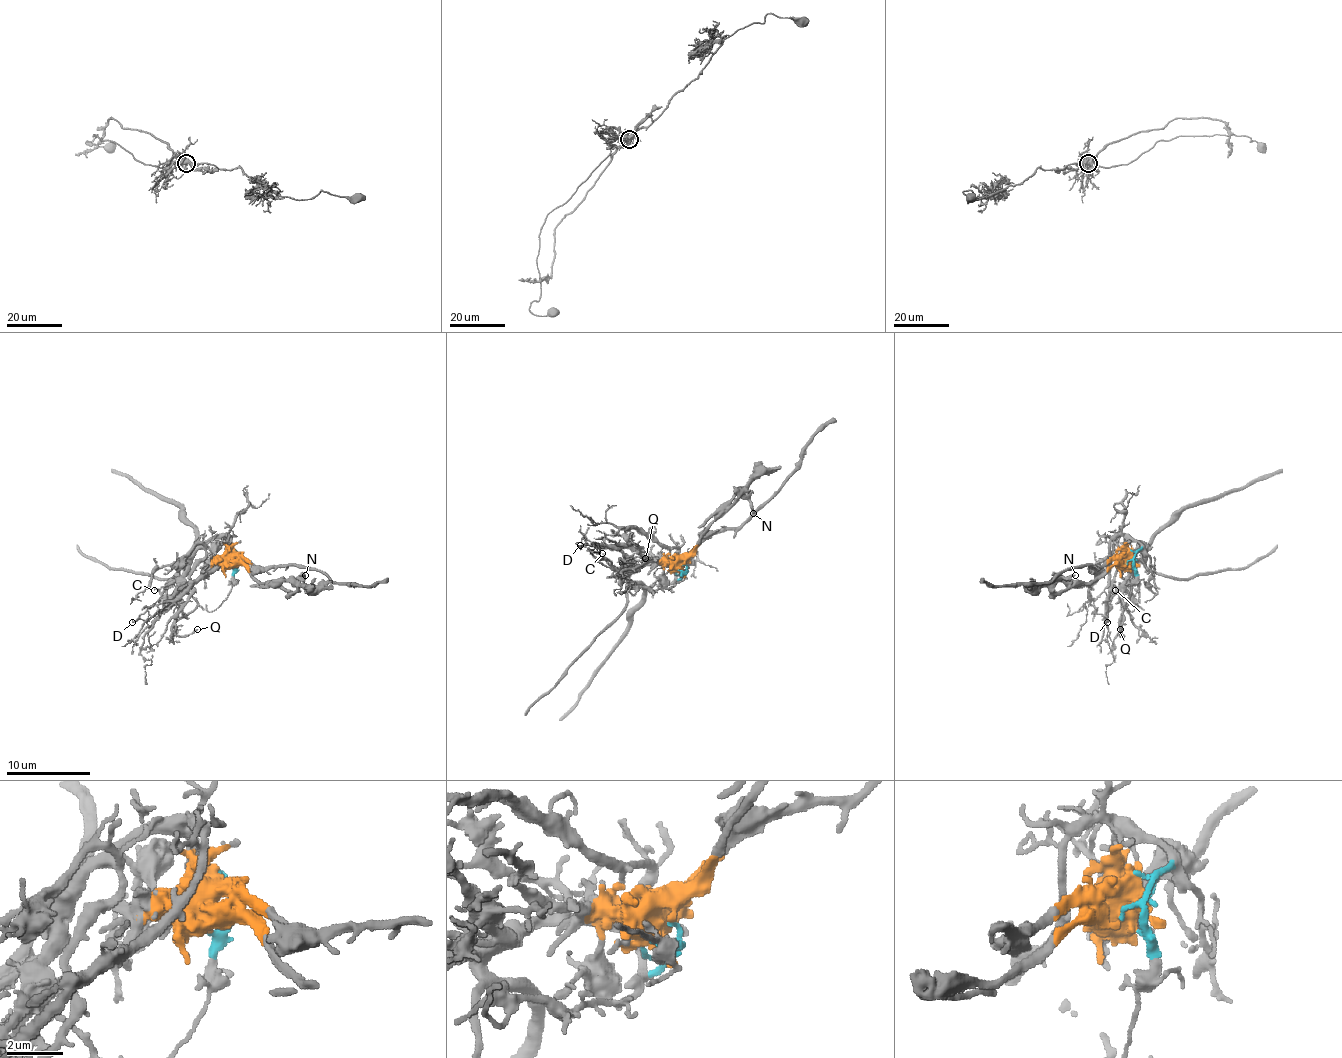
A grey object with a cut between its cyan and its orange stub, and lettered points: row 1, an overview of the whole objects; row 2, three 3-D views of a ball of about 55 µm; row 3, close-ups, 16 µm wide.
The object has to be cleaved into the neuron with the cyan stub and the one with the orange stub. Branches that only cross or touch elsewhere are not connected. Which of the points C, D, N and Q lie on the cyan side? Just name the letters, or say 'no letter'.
C, D, Q

